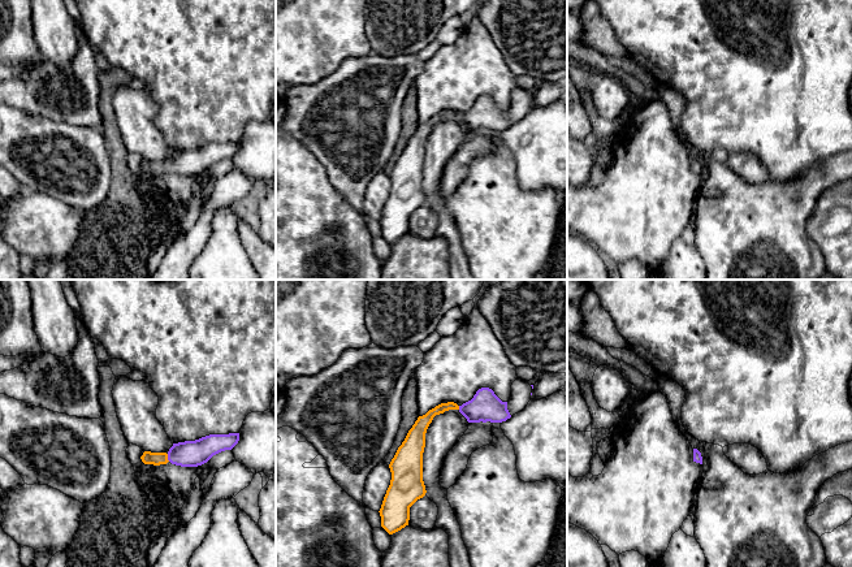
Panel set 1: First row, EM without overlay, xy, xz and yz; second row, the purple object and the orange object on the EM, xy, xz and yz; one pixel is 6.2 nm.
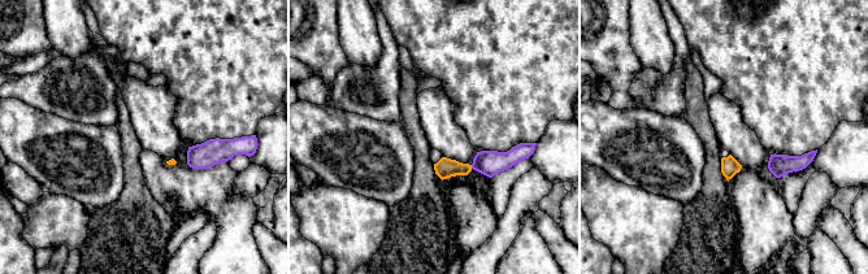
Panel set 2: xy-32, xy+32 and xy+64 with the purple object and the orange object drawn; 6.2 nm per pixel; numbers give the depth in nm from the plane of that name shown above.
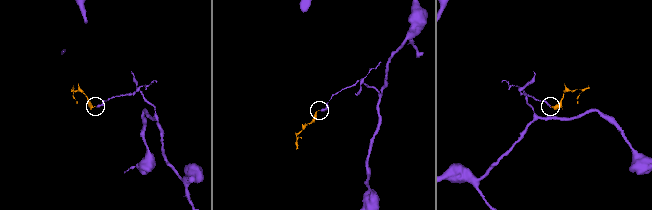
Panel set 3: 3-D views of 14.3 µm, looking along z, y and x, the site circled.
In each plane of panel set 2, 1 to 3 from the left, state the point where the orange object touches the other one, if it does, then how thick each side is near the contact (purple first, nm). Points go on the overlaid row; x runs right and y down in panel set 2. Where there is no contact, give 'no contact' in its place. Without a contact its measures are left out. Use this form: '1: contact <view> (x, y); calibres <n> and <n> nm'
1: no contact
2: contact xy+32 (472, 166); calibres 160 and 130 nm
3: no contact

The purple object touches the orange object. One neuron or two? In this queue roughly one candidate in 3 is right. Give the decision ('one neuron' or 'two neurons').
one neuron

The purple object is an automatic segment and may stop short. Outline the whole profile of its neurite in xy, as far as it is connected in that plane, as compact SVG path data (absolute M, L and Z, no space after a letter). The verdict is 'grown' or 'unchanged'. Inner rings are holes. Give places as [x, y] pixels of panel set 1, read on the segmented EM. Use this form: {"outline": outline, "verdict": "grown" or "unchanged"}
{"outline": "M239 433L209 434L195 441L173 443L168 453L144 451L140 456L144 464L172 464L198 467L207 463L213 455L232 450L239 441Z", "verdict": "grown"}

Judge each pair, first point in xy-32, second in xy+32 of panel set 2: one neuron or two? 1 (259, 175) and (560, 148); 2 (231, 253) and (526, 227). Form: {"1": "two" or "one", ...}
{"1": "two", "2": "one"}

